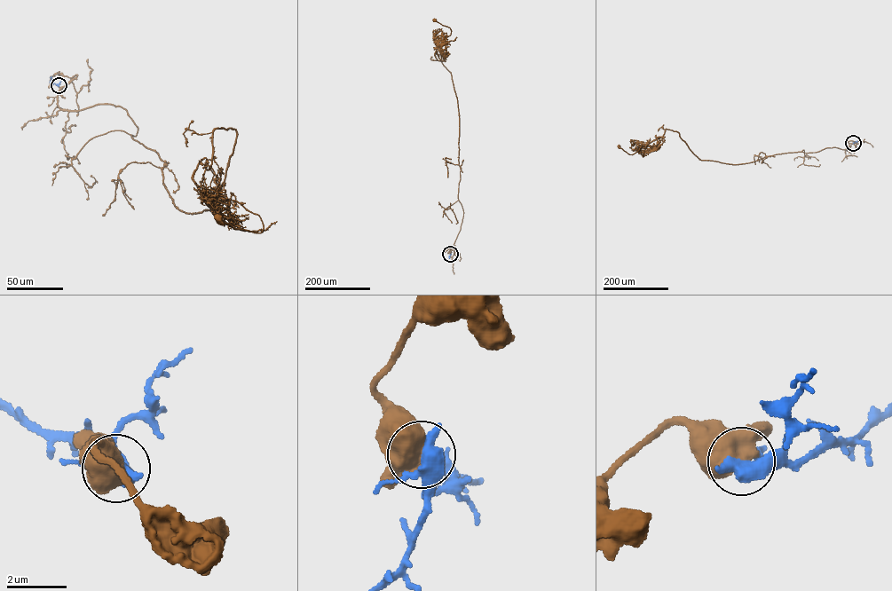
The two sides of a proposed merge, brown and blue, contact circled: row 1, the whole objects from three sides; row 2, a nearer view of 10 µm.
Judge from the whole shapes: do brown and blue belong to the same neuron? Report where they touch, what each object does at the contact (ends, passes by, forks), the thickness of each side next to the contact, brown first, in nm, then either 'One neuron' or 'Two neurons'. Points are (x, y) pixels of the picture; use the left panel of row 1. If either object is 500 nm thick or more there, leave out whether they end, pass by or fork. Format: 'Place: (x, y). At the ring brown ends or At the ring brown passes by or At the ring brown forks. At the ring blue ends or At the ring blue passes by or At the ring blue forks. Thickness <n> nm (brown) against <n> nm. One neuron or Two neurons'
Place: (59, 85). Thickness 550 nm (brown) against 500 nm. Two neurons

